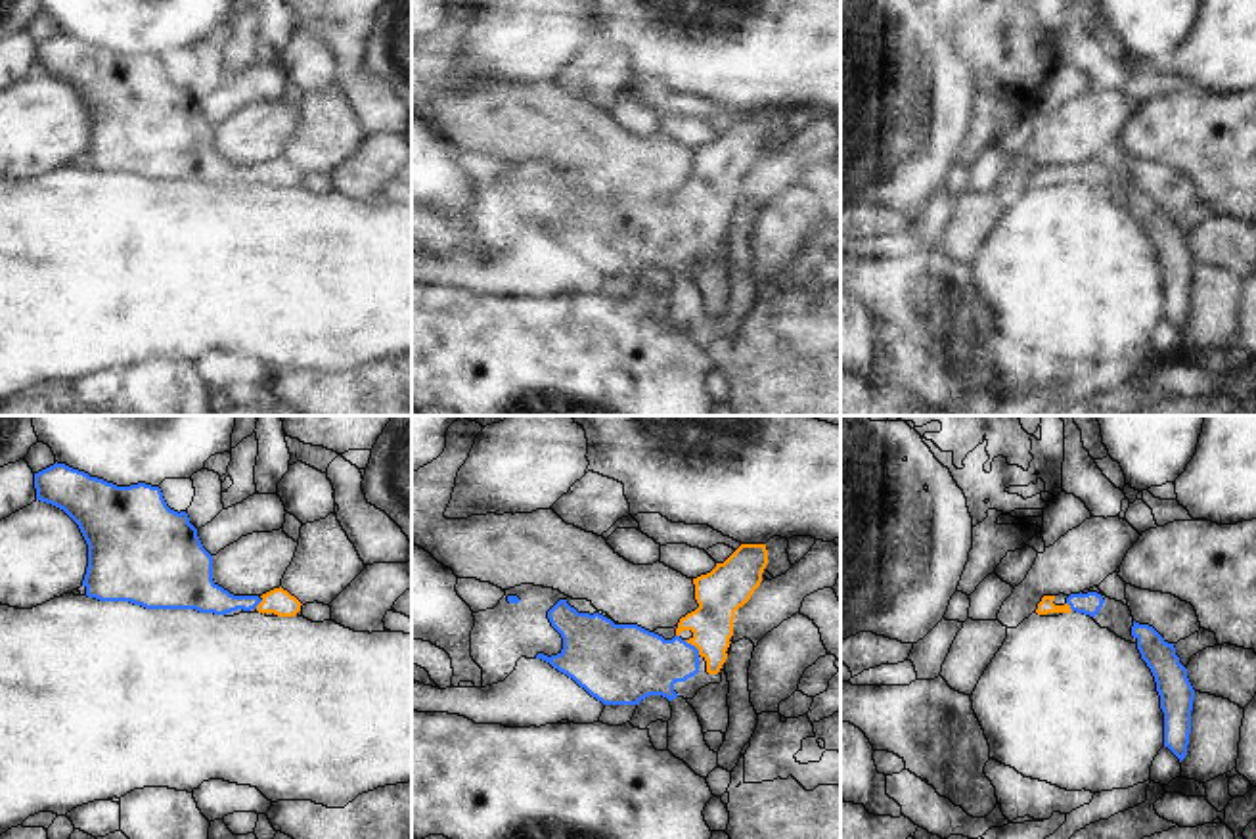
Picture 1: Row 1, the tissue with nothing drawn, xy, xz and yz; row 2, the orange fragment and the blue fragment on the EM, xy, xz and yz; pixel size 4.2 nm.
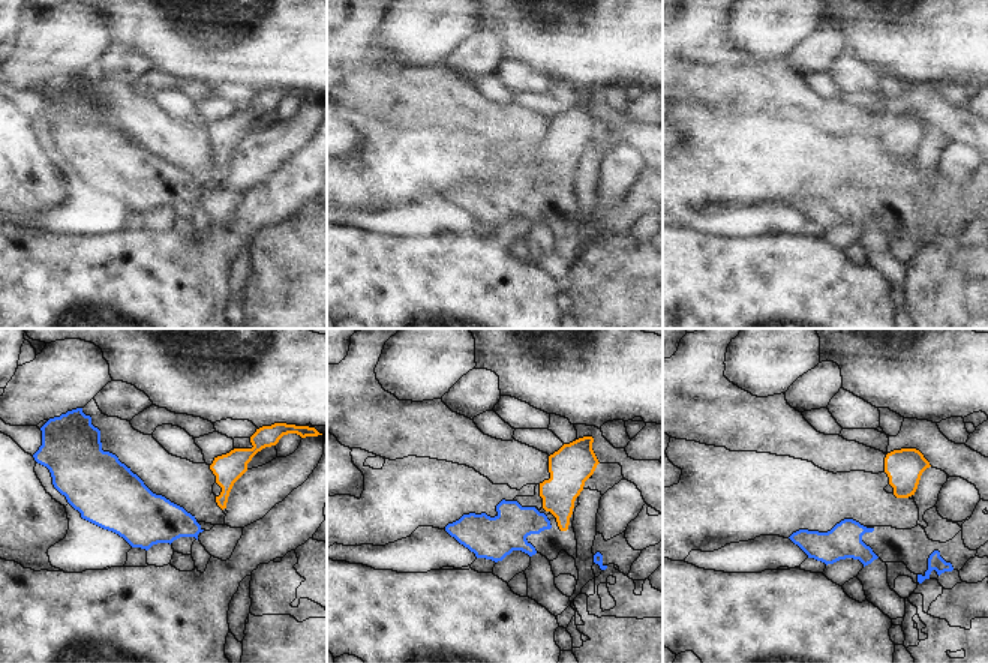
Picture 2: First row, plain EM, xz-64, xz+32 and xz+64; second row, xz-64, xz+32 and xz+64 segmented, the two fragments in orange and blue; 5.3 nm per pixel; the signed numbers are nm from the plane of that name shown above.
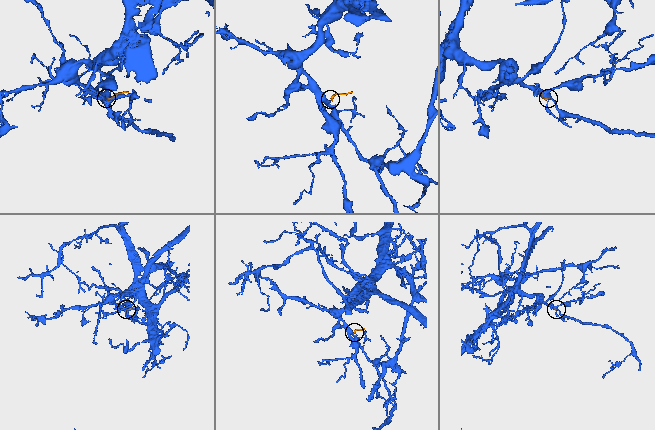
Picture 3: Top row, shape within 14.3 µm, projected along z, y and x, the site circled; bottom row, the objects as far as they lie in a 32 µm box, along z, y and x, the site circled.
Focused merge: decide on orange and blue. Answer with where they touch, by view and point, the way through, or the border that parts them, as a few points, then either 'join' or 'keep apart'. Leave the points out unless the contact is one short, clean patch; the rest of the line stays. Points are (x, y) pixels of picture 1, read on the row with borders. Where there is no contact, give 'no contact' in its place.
contact xz (694, 644); way xz (720, 592), (711, 627), (694, 644), (678, 659), (638, 663); join

